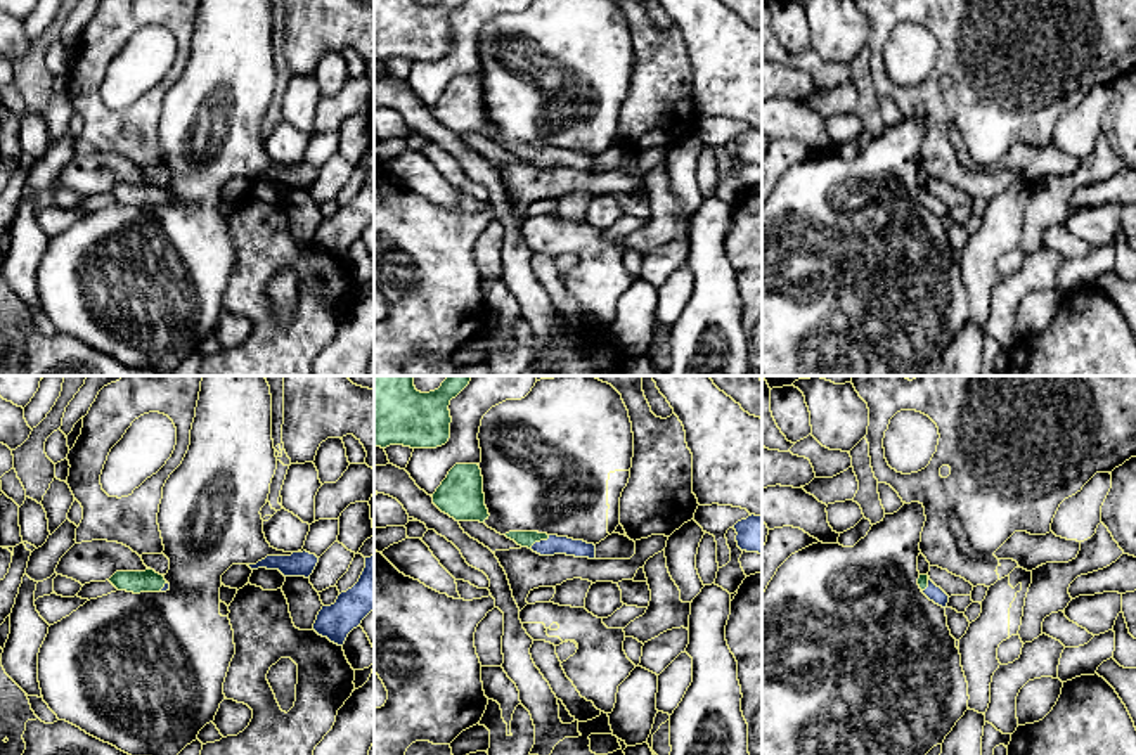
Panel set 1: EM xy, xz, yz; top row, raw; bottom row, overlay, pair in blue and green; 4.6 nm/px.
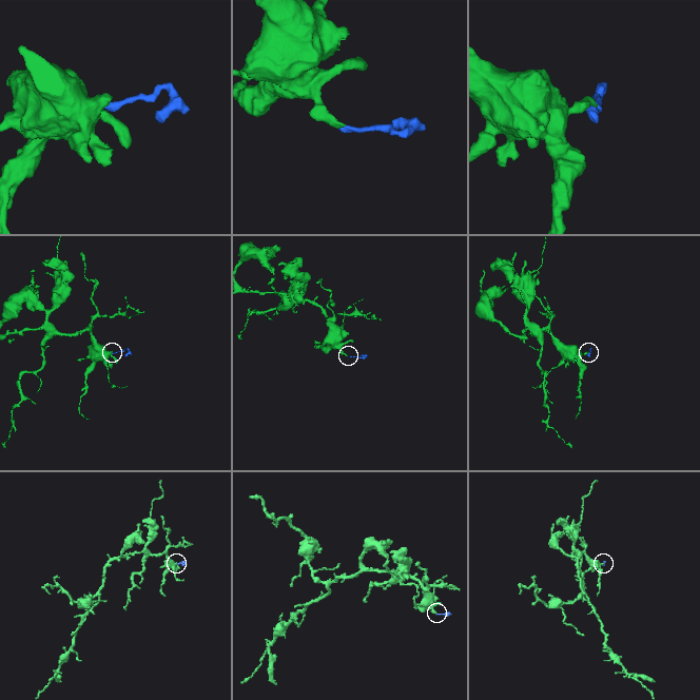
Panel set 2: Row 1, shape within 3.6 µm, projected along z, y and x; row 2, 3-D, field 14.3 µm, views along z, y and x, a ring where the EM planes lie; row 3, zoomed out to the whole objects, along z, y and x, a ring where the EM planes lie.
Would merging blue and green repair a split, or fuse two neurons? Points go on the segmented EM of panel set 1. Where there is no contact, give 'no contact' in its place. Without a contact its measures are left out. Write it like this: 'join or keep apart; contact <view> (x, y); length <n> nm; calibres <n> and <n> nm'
join; contact xz (541, 541); length 120 nm; calibres 90 and 80 nm

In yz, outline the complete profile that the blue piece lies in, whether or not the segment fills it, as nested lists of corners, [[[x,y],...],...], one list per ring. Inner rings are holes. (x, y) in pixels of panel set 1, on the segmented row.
[[[920,575],[918,578],[918,585],[921,589],[921,592],[930,599],[933,601],[935,604],[942,606],[942,608],[947,608],[947,603],[949,603],[949,596],[940,589],[937,587],[928,575]]]

